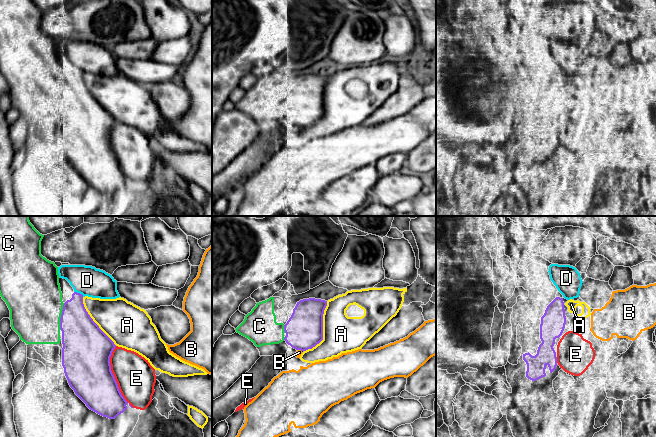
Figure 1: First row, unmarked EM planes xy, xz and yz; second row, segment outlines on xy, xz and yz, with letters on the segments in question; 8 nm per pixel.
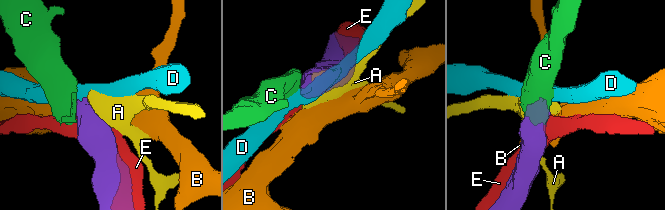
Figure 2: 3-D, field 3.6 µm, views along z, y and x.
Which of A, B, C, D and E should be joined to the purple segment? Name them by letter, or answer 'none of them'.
C

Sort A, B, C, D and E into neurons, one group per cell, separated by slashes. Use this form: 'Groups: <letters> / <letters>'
Groups: A / B / C / D / E

